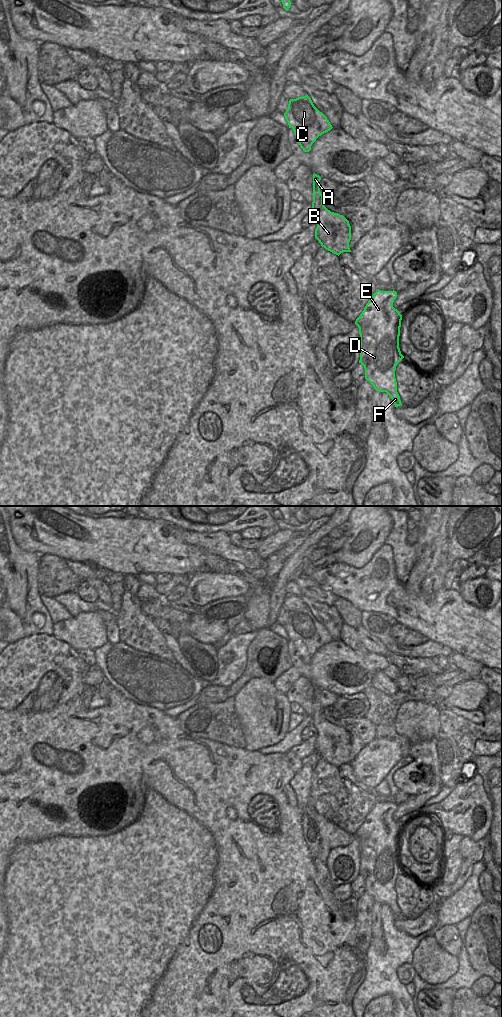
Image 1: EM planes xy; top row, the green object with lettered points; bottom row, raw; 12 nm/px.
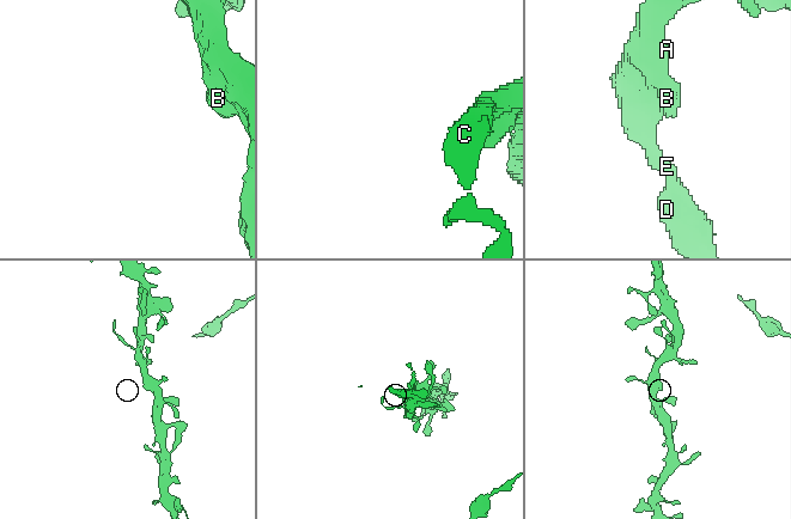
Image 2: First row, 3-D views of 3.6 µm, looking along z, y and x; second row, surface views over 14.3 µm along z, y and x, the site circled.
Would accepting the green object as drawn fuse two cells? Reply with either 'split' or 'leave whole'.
leave whole

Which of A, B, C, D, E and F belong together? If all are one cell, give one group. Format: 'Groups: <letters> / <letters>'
Groups: A B C D E F.

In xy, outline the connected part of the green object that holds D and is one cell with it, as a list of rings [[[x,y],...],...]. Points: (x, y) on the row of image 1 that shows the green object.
[[[377,290],[366,304],[355,324],[360,334],[360,360],[365,369],[365,379],[375,390],[386,392],[392,399],[395,407],[402,405],[397,392],[395,370],[397,364],[404,358],[399,348],[399,336],[402,315],[393,307],[397,297],[396,291]]]

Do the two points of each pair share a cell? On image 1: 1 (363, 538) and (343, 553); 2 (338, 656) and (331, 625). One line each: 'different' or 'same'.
1: same
2: different

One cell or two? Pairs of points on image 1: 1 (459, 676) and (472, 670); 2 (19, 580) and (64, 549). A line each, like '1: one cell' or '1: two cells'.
1: two cells
2: two cells

